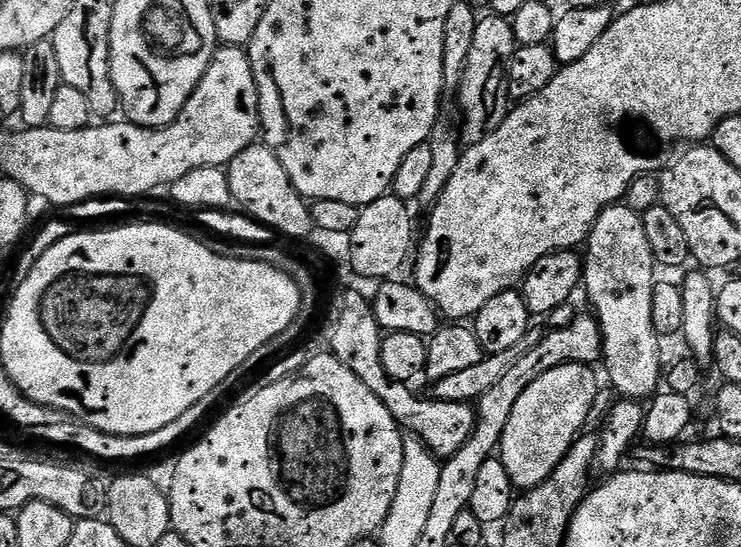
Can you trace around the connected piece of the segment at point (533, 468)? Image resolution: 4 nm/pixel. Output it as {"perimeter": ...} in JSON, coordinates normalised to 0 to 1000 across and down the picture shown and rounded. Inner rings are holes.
{"perimeter":[[[760,665],[748,676],[737,676],[737,684],[715,698],[715,706],[704,713],[699,735],[694,735],[694,750],[688,750],[688,771],[683,771],[677,786],[672,837],[677,852],[683,852],[683,867],[688,867],[698,894],[725,892],[731,881],[737,881],[737,874],[745,870],[779,797],[789,788],[788,773],[792,771],[794,759],[804,739],[804,722],[810,717],[810,702],[799,678],[791,665]]]}

